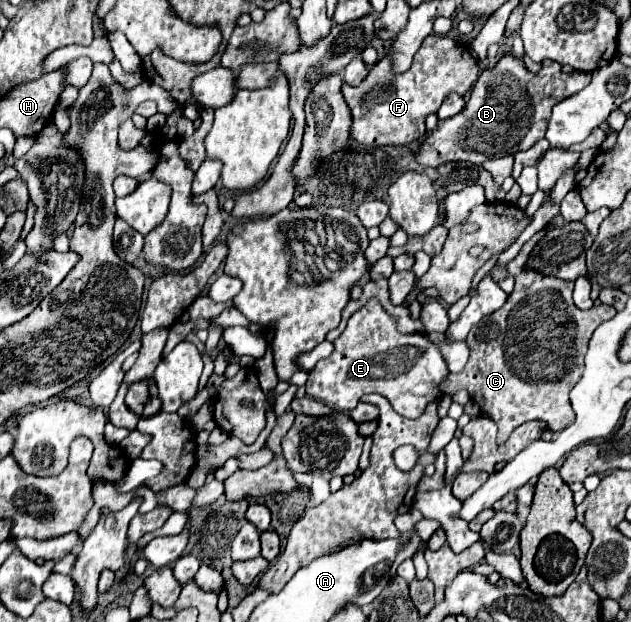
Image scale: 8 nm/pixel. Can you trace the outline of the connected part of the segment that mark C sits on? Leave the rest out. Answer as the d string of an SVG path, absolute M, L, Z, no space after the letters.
M545 225L537 231L521 247L517 257L507 263L507 275L515 279L515 289L507 295L503 307L485 315L471 327L467 335L471 355L465 369L461 373L449 373L439 383L439 391L445 395L467 389L471 401L497 423L497 441L505 441L509 433L525 421L541 419L555 433L575 421L569 391L583 373L587 341L601 321L615 315L615 309L603 303L593 305L589 311L577 309L571 299L571 281L527 269L527 259L533 247L549 229L551 225Z

